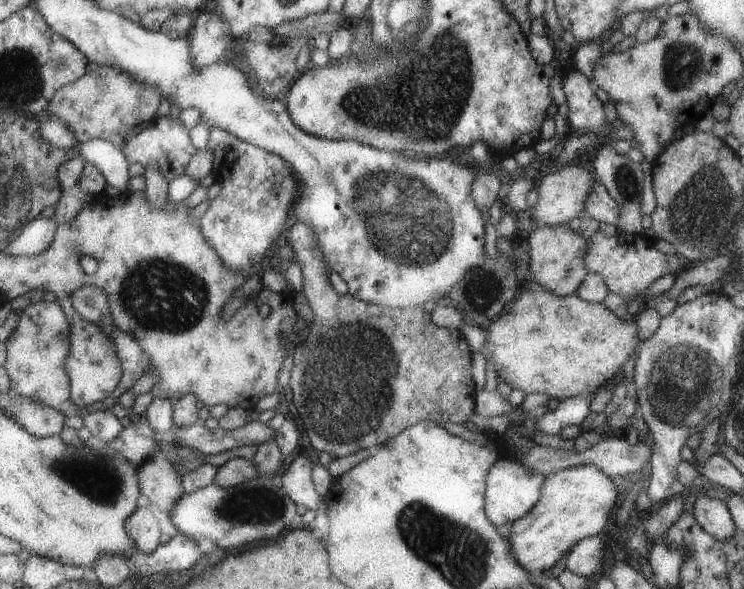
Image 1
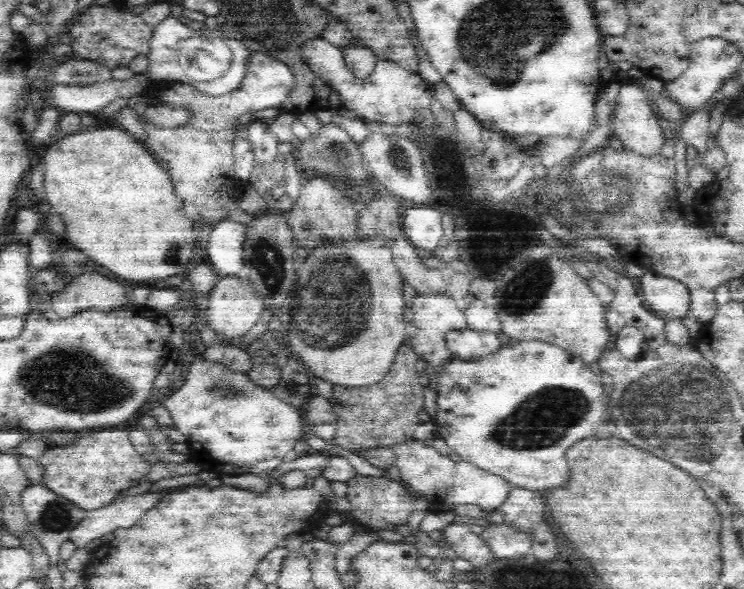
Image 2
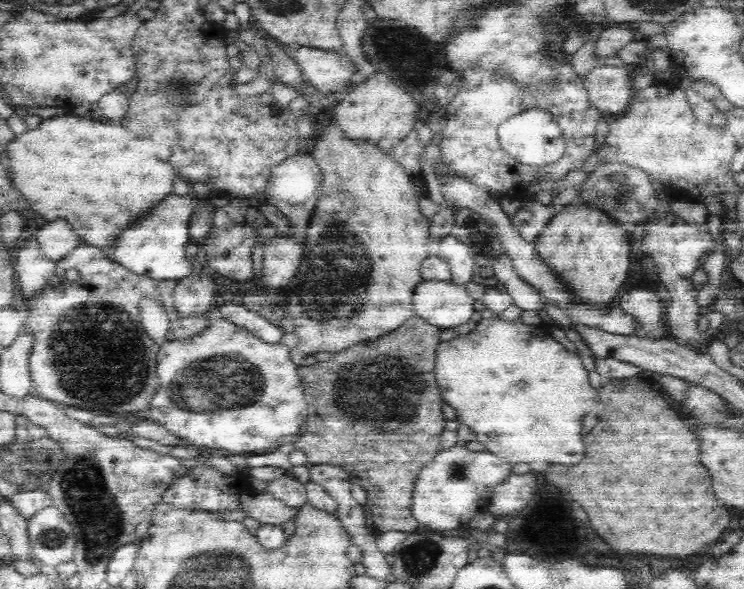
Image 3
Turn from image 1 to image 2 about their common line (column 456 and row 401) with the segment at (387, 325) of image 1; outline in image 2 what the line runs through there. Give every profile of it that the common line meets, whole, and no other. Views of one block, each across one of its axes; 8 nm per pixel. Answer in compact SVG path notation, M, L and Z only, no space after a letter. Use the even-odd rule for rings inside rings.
M406 340L398 350L390 372L380 382L366 388L344 388L333 386L329 402L336 414L337 432L333 444L357 454L369 448L386 446L415 440L414 432L420 424L419 412L423 410L424 388L416 373L417 354Z

